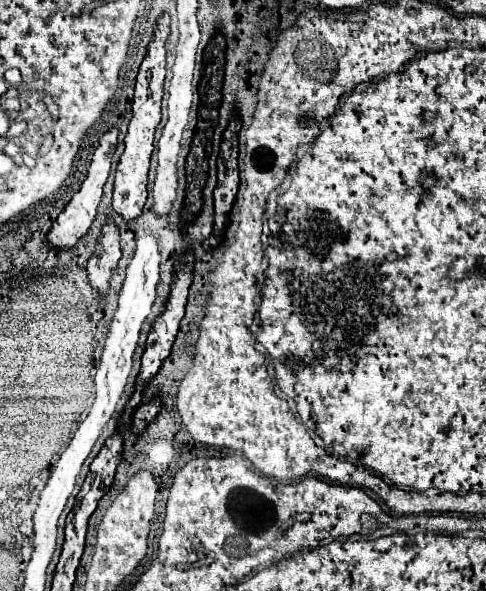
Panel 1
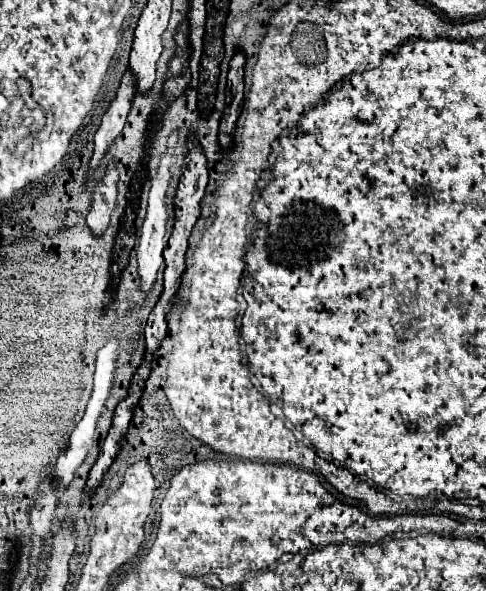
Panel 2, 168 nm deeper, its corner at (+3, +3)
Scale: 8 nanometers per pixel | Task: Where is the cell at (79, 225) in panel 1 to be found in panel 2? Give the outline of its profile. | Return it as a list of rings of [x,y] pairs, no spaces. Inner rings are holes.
[[[126,69],[126,73],[122,75],[122,83],[120,83],[120,89],[116,91],[116,97],[112,99],[108,111],[104,113],[102,117],[102,125],[100,129],[96,131],[96,145],[94,145],[94,155],[92,155],[92,161],[90,161],[90,171],[88,173],[94,173],[94,169],[98,167],[100,159],[104,157],[106,149],[114,143],[114,139],[120,135],[124,123],[126,123],[126,117],[130,113],[130,107],[132,107],[132,99],[138,91],[138,83],[134,79],[134,73],[130,69]]]

